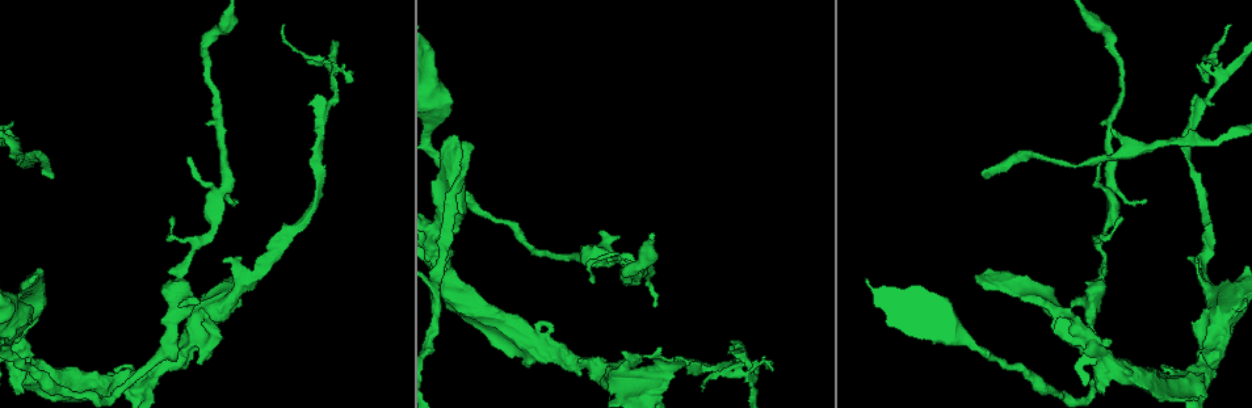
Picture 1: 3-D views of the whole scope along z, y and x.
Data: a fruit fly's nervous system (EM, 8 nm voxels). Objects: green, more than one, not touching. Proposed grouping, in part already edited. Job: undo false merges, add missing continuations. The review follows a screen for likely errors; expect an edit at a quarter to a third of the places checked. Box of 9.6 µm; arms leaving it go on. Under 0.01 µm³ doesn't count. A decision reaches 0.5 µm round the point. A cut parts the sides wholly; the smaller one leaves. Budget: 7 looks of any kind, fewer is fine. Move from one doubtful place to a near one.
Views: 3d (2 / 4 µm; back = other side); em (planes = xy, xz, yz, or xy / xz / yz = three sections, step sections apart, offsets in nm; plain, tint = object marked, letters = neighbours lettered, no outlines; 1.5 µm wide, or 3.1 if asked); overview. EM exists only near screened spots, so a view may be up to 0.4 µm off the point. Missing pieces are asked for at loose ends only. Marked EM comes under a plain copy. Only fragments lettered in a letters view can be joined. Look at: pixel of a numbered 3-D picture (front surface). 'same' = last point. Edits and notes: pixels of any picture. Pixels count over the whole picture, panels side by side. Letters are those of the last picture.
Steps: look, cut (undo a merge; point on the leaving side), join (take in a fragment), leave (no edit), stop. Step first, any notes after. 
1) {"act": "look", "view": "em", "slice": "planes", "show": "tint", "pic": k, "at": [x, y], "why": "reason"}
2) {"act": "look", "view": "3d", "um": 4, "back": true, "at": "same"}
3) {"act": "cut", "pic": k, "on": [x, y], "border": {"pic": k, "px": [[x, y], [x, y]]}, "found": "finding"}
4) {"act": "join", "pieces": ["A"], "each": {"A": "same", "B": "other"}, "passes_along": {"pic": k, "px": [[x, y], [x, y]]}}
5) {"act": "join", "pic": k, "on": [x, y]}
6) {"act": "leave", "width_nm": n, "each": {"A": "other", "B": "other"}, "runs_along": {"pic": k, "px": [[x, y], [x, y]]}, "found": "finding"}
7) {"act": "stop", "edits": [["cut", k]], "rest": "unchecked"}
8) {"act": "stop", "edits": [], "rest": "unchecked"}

{"act": "look", "view": "3d", "um": 2, "pic": 1, "at": [1104, 273], "why": "sudden change in width"}

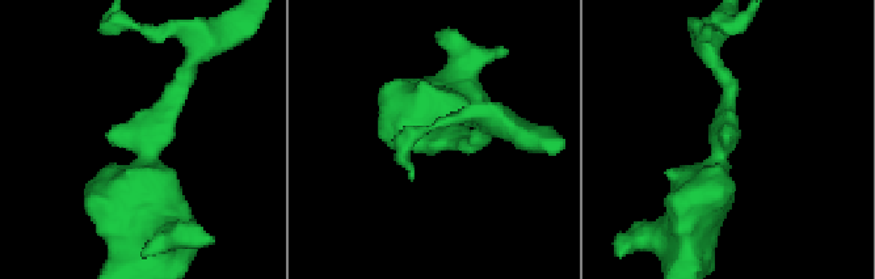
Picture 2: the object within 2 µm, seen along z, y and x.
{"act": "look", "view": "em", "slice": "planes", "show": "letters", "pic": 2, "at": [438, 130], "why": "shape alone is not enough"}

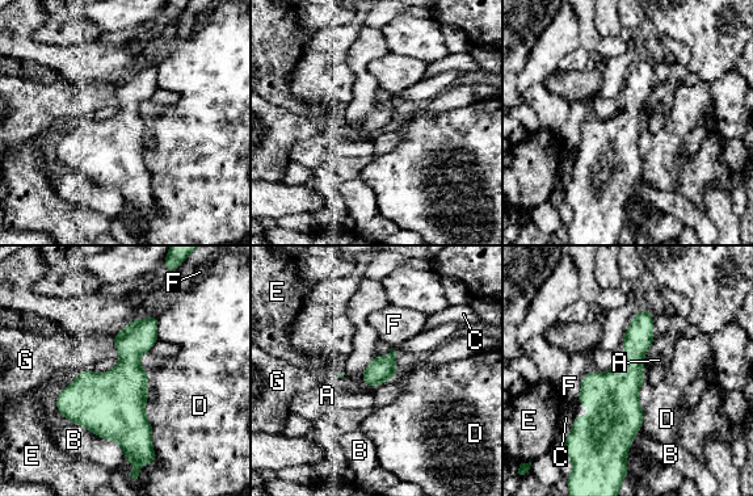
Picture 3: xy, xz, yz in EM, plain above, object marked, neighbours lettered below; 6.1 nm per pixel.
{"act": "leave", "width_nm": 160, "each": {"A": "other", "B": "other", "C": "other", "D": "other", "E": "other", "F": "other", "G": "other"}, "found": "one neuron here"}

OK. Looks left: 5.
{"act": "look", "view": "3d", "um": 2, "pic": 1, "at": [136, 381], "why": "thick turns thin"}

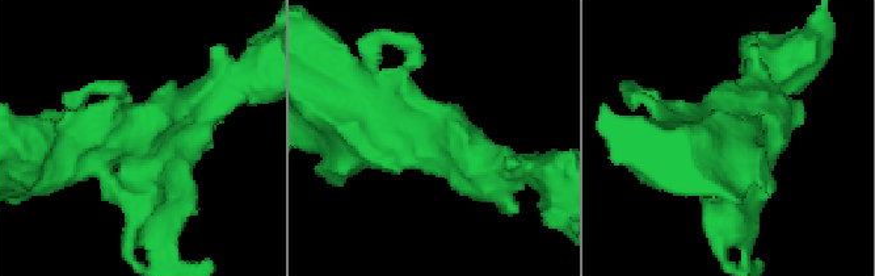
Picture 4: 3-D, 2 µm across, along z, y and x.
{"act": "look", "view": "em", "slice": "xy", "step": 4, "show": "tint", "pic": 4, "at": [420, 139]}

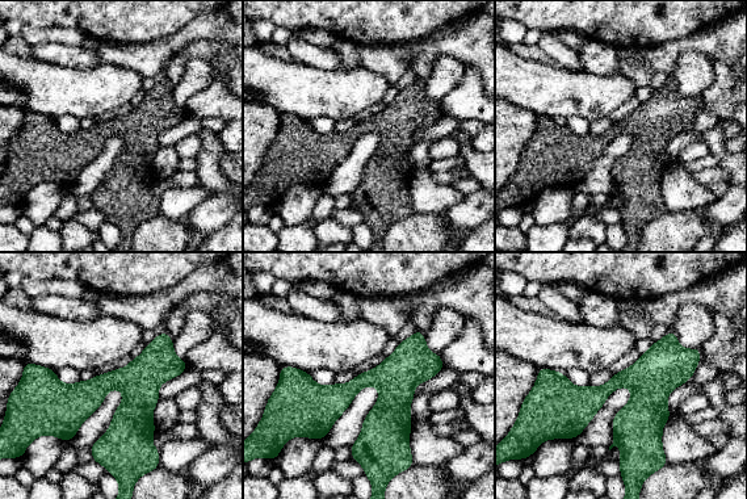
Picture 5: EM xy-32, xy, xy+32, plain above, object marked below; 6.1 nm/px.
{"act": "look", "view": "em", "slice": "planes", "show": "letters", "at": "same", "why": "another direction"}

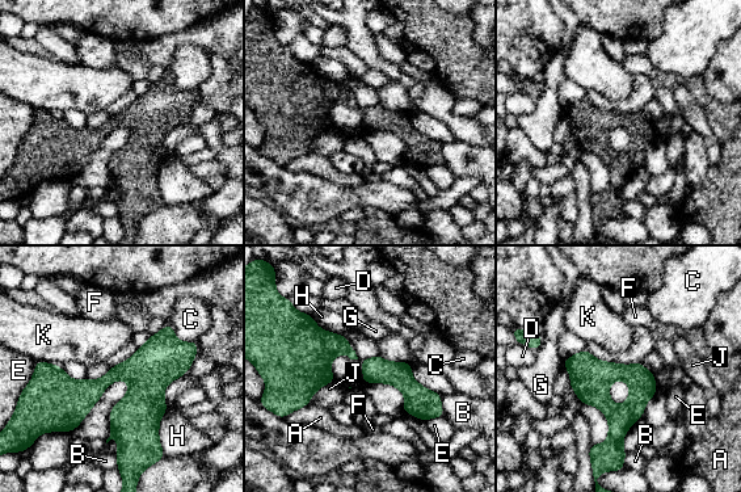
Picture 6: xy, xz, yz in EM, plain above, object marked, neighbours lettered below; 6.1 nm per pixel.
{"act": "leave", "width_nm": 190, "each": {"A": "other", "B": "other", "C": "other", "D": "other", "E": "other", "F": "other", "G": "other", "H": "other", "J": "other", "K": "other"}, "border": {"pic": 6, "px": [[542, 335], [542, 343], [535, 350]]}, "found": "all the same neuron"}

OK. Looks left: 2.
{"act": "look", "view": "em", "slice": "xy", "step": 8, "show": "tint", "pic": 1, "at": [1078, 165], "why": "thick turns thin"}

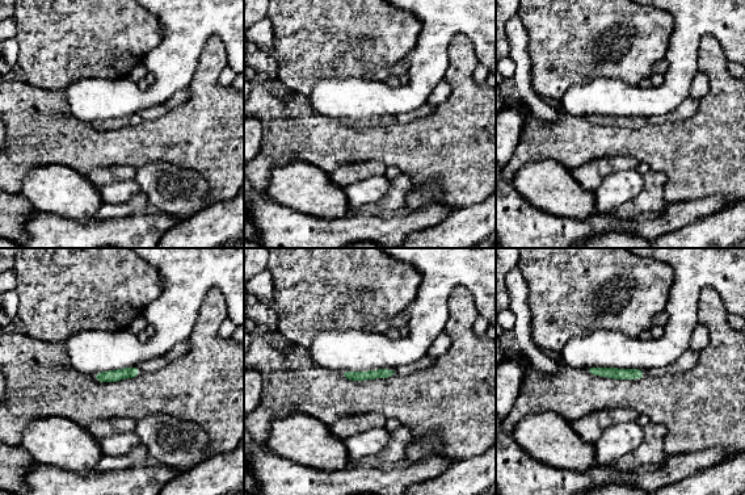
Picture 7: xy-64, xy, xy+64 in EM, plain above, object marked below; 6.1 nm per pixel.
{"act": "look", "view": "em", "slice": "xy", "step": 8, "show": "letters", "at": "same", "why": "see the neighbours"}

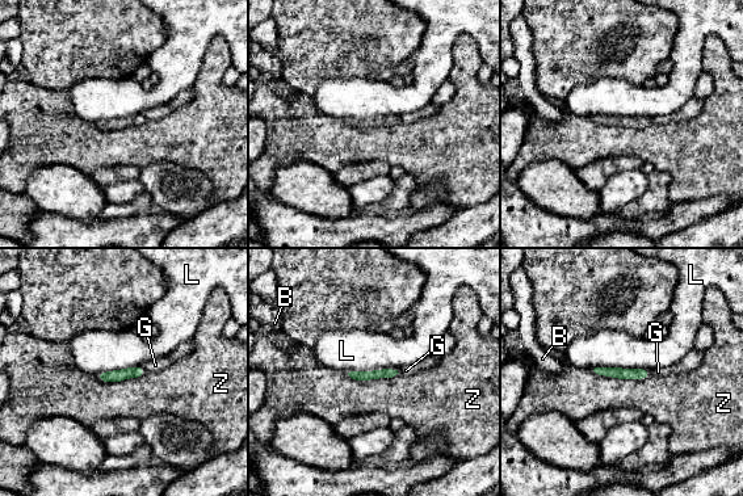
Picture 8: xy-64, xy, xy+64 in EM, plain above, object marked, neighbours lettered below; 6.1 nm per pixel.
{"act": "leave", "each": {"B": "other", "G": "other", "L": "other", "Z": "other"}, "runs_along": {"pic": 8, "px": [[597, 370], [647, 373]]}, "found": "all the same neuron"}

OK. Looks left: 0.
{"act": "stop", "edits": [], "rest": "unchecked"}

